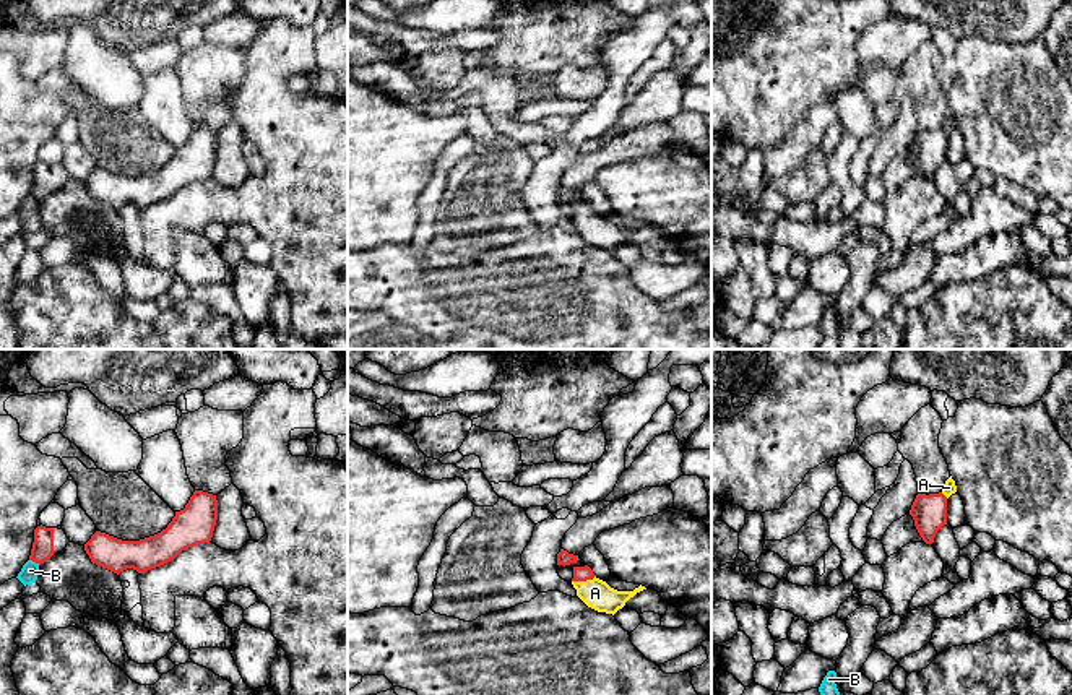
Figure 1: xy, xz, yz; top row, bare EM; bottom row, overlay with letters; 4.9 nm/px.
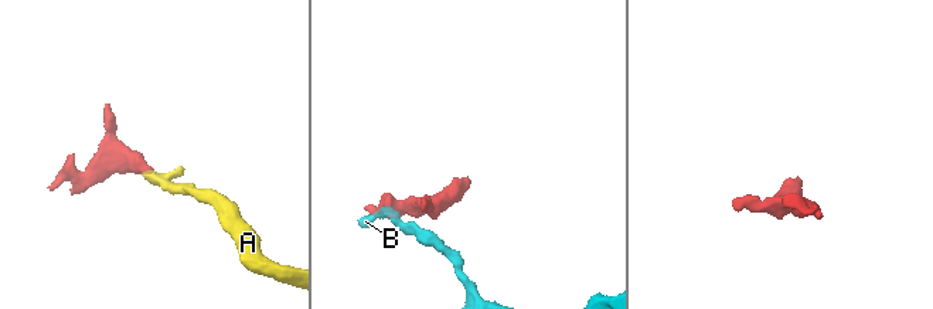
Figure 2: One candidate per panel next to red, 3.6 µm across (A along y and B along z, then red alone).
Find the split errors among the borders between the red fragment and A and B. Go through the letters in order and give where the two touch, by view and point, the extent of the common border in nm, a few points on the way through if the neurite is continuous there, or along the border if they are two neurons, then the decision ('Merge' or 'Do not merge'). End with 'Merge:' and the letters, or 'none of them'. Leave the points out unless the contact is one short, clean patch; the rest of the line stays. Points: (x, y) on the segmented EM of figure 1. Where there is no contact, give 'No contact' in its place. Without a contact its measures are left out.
A: Touches red at xz (583, 580). Shared border 120 nm. Path across: xz (580, 574), (583, 580), (595, 593). Merge
B: Touches red at xy (34, 561). Shared border 60 nm. Boundary: xy (30, 559), (39, 564). Do not merge
Merge: A

